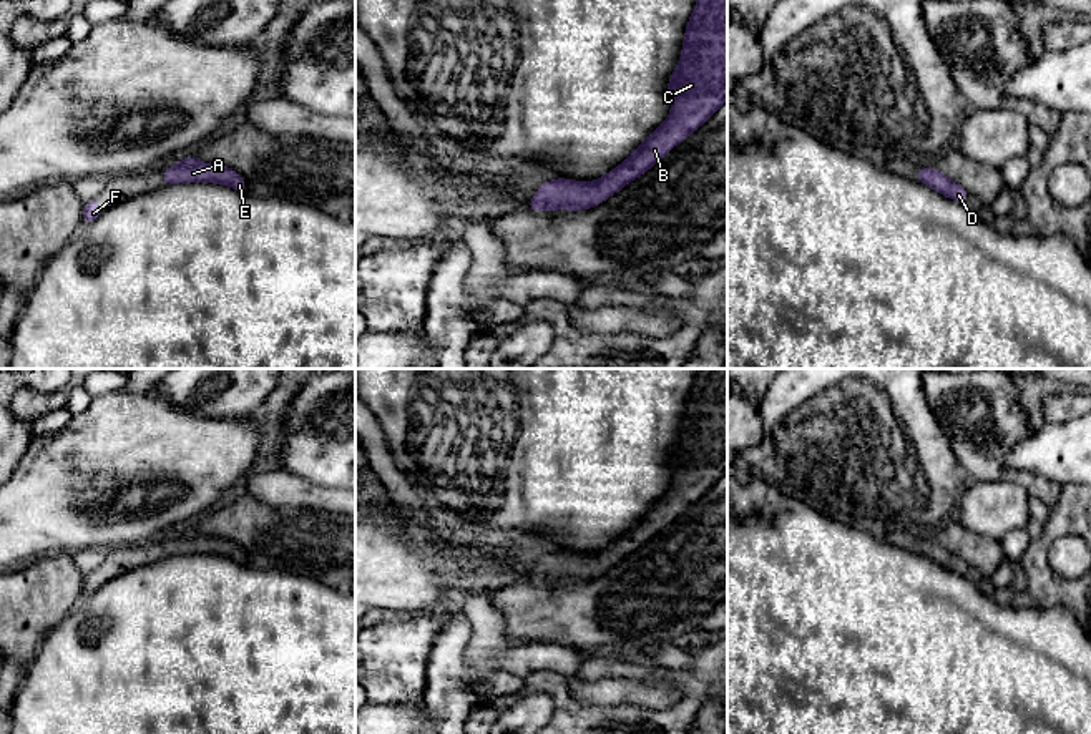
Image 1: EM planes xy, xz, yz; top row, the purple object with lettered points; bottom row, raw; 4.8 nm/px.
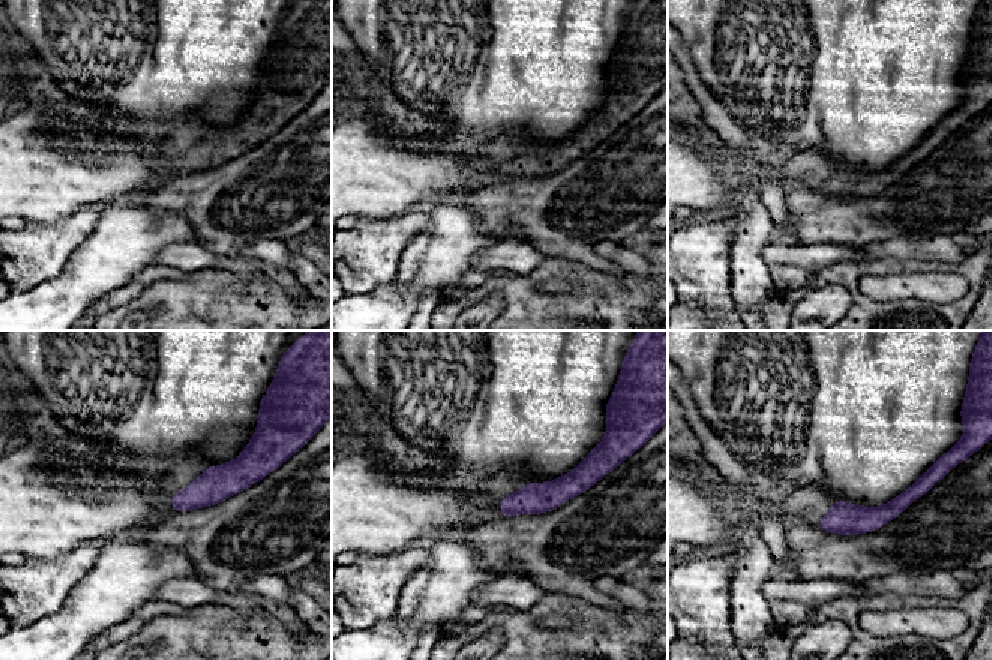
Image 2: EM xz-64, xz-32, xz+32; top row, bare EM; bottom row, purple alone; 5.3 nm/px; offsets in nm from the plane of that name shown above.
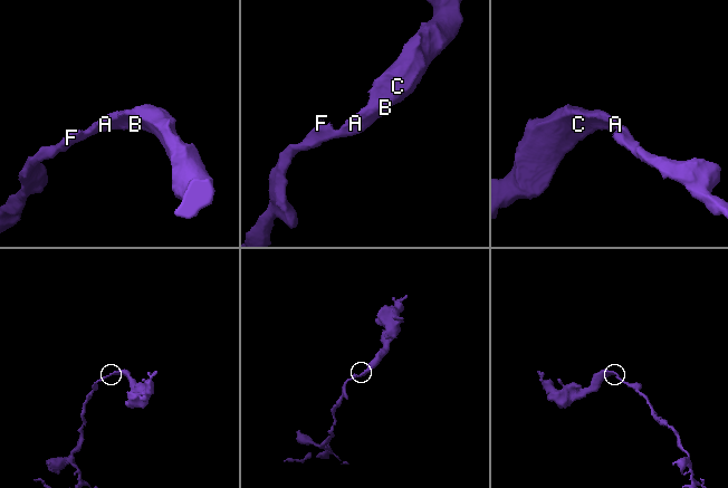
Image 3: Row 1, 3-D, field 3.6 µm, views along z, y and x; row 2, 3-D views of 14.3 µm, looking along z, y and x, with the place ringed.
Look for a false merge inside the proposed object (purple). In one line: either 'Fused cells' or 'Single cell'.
Single cell

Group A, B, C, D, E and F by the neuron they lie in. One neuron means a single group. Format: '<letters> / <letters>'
A B C D E F

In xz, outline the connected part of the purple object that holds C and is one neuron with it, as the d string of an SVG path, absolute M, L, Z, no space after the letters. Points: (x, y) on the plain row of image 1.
M699 369L686 399L682 428L669 450L668 465L673 473L669 490L618 540L593 555L551 551L536 561L526 576L530 583L590 581L639 550L669 521L686 511L694 502L717 483L727 472L727 369Z

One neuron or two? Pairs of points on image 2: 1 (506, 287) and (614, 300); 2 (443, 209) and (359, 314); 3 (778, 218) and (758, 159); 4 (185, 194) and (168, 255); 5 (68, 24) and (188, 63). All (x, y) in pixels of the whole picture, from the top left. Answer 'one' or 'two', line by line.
1: one
2: one
3: one
4: two
5: one

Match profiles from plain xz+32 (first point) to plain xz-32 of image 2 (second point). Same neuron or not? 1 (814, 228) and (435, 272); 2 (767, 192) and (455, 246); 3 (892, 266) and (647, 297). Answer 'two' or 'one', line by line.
1: two
2: one
3: one

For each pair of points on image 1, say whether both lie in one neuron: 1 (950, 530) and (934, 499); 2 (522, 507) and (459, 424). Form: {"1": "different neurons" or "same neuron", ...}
{"1": "different neurons", "2": "same neuron"}

